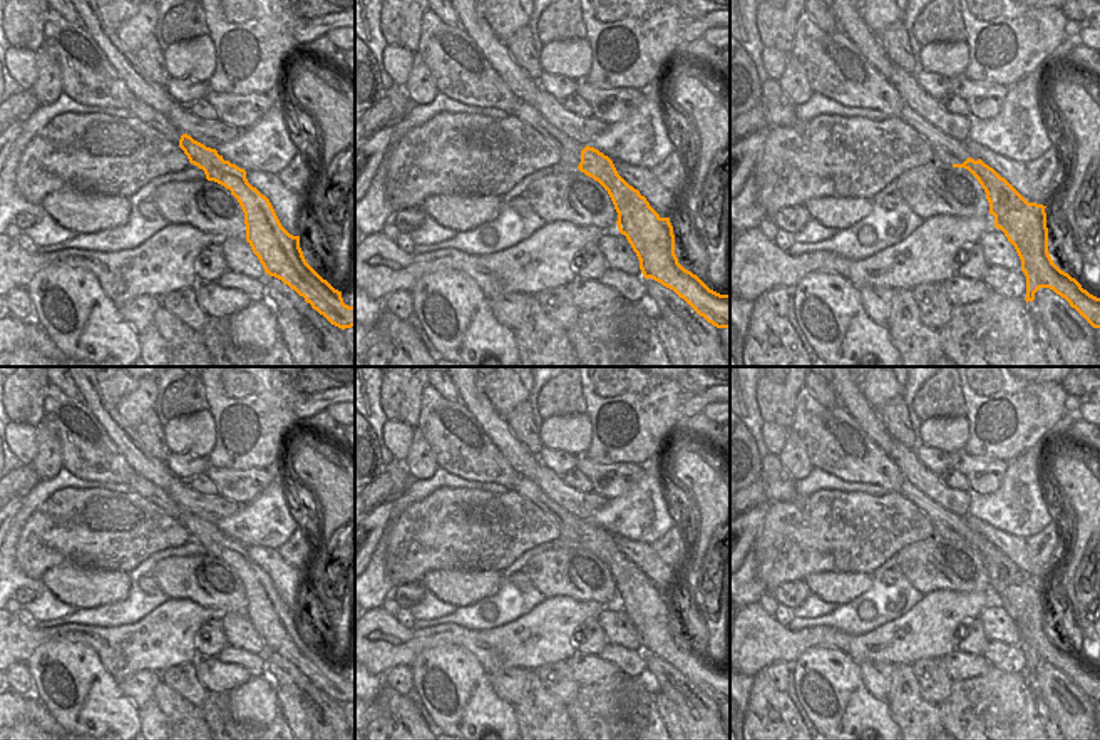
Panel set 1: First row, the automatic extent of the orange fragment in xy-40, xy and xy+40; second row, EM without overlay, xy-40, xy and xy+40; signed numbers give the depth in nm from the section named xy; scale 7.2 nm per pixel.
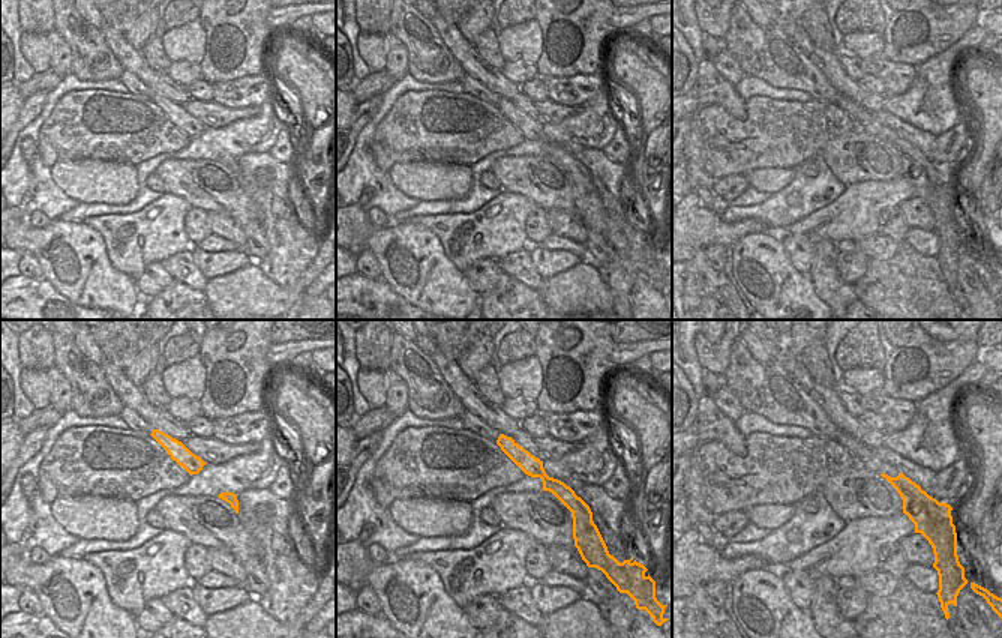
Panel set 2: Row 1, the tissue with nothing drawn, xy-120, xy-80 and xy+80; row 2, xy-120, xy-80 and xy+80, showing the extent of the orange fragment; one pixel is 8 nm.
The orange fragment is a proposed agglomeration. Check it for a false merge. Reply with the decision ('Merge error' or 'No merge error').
No merge error.

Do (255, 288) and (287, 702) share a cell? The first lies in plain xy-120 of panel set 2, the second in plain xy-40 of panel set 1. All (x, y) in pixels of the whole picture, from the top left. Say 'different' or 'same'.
different

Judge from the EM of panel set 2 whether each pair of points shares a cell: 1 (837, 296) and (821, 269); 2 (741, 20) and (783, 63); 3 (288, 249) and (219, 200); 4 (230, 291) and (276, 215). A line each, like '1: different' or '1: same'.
1: same
2: same
3: different
4: different

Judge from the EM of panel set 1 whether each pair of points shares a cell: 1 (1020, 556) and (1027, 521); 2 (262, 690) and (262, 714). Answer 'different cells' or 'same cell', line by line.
1: different cells
2: same cell

